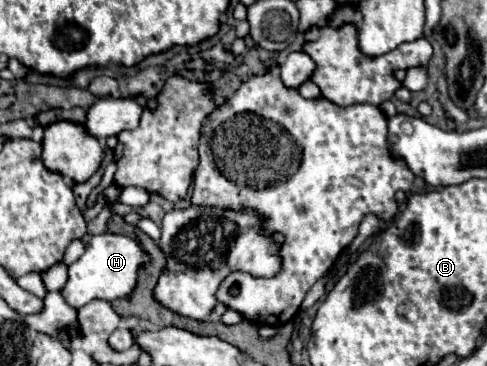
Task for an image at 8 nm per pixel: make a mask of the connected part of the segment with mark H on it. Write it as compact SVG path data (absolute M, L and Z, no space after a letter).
M112 232L92 236L92 240L86 244L86 252L68 266L68 280L60 290L60 294L76 310L92 300L112 302L116 298L126 298L136 286L138 268L146 264L146 260L148 254L128 236L120 236Z

